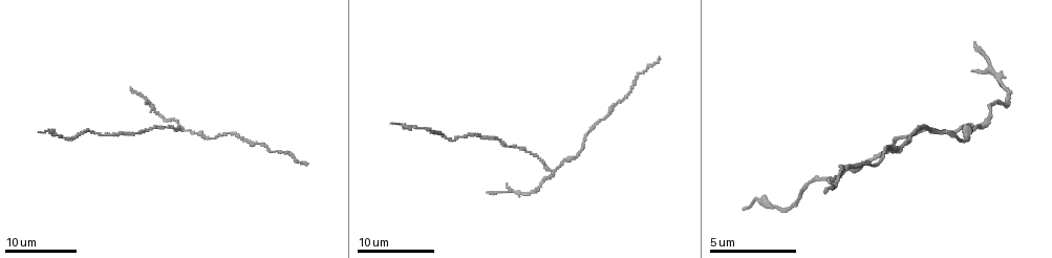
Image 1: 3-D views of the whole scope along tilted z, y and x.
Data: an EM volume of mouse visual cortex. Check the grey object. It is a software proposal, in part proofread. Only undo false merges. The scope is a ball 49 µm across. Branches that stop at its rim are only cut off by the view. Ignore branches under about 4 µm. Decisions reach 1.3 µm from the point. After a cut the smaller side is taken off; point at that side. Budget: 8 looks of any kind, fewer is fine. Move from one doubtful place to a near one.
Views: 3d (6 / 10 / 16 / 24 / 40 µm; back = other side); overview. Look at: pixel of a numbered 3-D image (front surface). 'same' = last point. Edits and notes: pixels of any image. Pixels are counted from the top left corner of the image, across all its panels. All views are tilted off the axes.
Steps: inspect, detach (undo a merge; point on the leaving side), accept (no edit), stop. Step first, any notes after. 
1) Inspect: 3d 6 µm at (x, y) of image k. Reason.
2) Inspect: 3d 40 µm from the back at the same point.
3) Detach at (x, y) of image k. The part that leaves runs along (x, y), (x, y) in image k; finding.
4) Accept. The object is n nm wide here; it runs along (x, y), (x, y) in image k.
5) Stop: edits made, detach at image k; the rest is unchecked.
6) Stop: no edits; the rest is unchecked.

Inspect: 3d 10 µm at (982, 124) of image 1. Branch point.

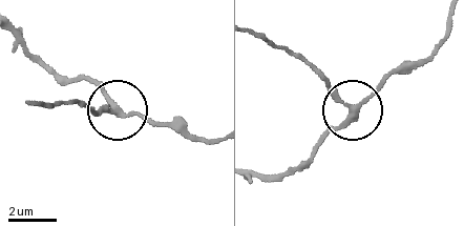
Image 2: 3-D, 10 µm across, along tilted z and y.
Accept. The side arm is 11 µm long; it runs along (316, 72), (349, 109), (317, 146) in image 2; one neuron here.

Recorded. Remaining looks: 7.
Inspect: 3d 16 µm at (511, 190) of image 1. Side arm on a straight run.

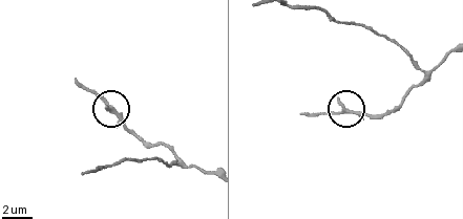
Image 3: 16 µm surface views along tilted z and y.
Accept. It runs along (166, 162), (180, 162), (170, 149), (135, 136), (76, 78) in image 3; continuous, no second neuron.

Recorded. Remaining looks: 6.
Inspect: 3d 16 µm at (885, 146) of image 1. Calibre changes.

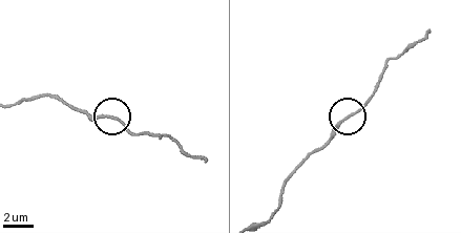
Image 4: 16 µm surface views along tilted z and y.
Inspect: 3d 6 µm at (348, 117) of image 4.

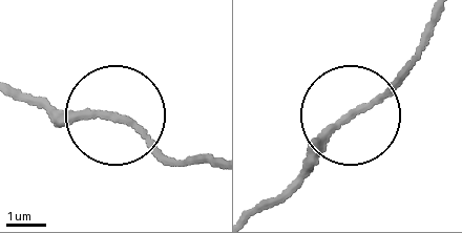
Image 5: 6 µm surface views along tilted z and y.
Accept. All the same neuron.

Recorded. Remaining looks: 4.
Inspect: 3d 6 µm at (812, 180) of image 1. Calibre changes.

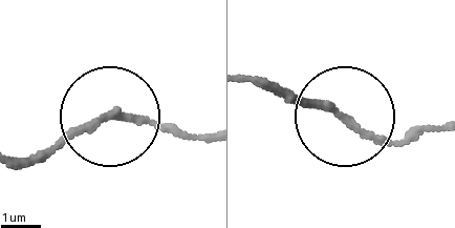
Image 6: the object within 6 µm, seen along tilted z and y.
Accept. The object is 180 nm wide here; it runs along (208, 139), (107, 114), (37, 156) in image 6; one neuron here.

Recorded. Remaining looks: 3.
Stop: no edits; the rest is unchecked.

